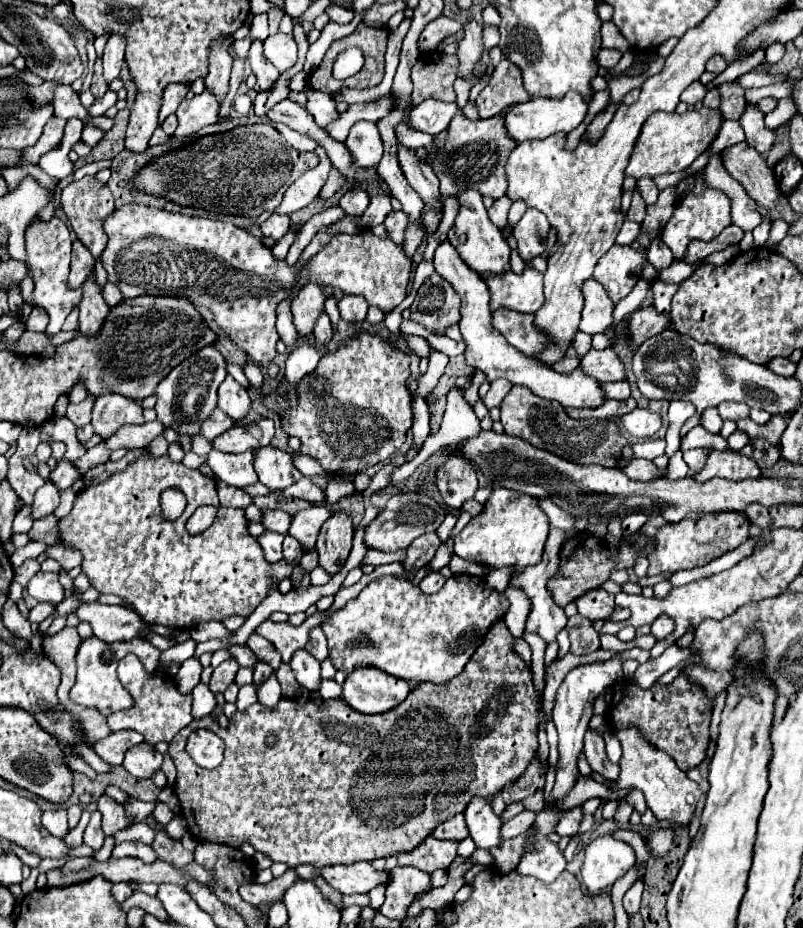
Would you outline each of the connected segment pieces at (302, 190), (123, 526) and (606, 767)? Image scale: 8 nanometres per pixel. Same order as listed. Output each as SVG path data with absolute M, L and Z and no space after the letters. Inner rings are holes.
M318 146L315 150L318 158L320 158L320 164L314 168L314 170L308 170L304 172L284 194L284 200L280 204L280 208L276 208L273 211L266 211L262 213L256 220L260 225L266 221L273 214L292 214L304 206L308 206L312 200L318 198L318 192L322 190L322 186L326 184L328 180L328 172L332 168L332 162L328 160L328 154L324 152L324 148Z
M152 454L140 456L136 462L128 464L126 470L78 492L72 512L60 520L60 540L62 544L78 548L84 554L82 572L90 578L98 592L120 596L126 604L136 606L136 612L146 624L162 624L166 628L192 628L200 622L220 622L228 616L248 618L268 596L270 588L278 586L284 578L290 578L294 568L286 560L278 560L276 564L266 562L256 538L248 534L244 512L240 508L220 506L216 482L212 478L204 476L200 470L190 470L184 464L176 464L168 456L156 458ZM168 488L176 488L186 496L186 510L174 522L164 518L158 502L160 494ZM198 506L216 506L218 518L208 530L190 534L186 530L186 520Z
M592 730L586 732L584 752L586 752L586 760L588 760L588 764L592 766L594 772L598 772L600 776L604 776L606 780L612 780L612 782L618 780L620 766L618 766L618 764L612 764L612 762L606 758L604 740L602 740L602 736L600 736L598 732L592 732Z

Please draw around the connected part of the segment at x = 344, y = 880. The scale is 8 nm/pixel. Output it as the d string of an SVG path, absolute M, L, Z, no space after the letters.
M356 862L322 868L322 878L342 894L368 894L376 886L386 886L390 882L390 872L374 870L366 862Z

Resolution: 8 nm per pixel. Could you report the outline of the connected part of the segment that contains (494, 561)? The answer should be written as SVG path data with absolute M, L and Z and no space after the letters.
M496 488L492 498L484 504L484 512L480 516L474 516L472 522L460 534L456 534L454 554L492 570L508 566L514 574L518 574L526 566L534 566L542 556L550 520L538 508L536 498L526 500L528 504L510 504L510 490Z

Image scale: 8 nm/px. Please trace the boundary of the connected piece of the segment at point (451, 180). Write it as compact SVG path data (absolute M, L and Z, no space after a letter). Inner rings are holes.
M510 106L504 108L504 112L500 112L494 118L476 120L476 122L466 118L464 112L458 112L454 116L448 128L448 146L438 152L438 162L436 162L436 176L440 180L440 192L444 196L452 196L460 192L460 188L476 188L482 196L492 196L494 200L506 194L508 180L504 166L508 162L512 148L516 148L516 140L506 132L504 126L504 116L508 110Z

